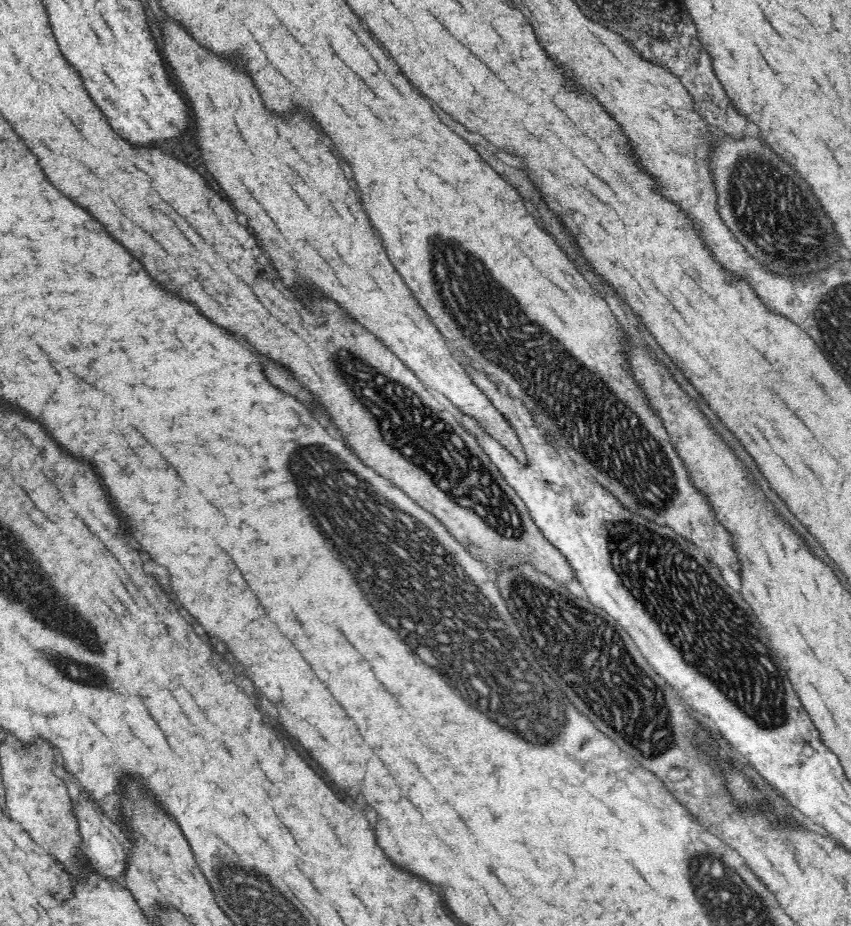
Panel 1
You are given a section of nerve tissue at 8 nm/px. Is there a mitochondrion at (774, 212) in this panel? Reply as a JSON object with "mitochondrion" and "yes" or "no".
{"mitochondrion":"yes"}

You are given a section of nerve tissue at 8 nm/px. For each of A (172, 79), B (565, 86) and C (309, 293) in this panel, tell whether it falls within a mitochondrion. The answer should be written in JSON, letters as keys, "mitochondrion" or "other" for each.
{"A":"other","B":"other","C":"other"}

